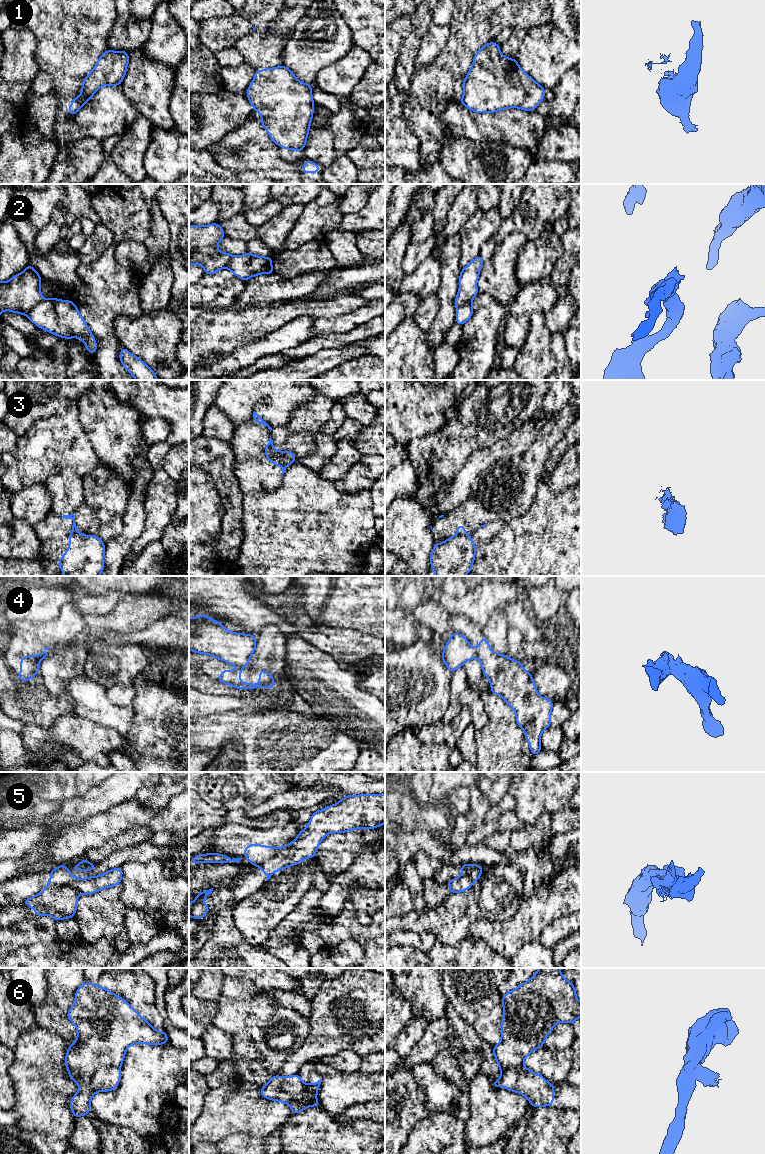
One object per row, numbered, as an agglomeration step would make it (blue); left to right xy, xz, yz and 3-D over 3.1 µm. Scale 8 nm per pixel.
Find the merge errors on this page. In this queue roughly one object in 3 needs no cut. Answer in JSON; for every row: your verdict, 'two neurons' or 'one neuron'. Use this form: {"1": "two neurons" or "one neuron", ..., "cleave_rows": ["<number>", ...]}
{"1": "two neurons", "2": "two neurons", "3": "two neurons", "4": "two neurons", "5": "one neuron", "6": "two neurons", "cleave_rows": ["1", "2", "3", "4", "6"]}

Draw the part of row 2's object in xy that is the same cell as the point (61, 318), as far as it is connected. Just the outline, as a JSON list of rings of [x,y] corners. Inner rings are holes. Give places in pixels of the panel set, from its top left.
[[[56,297],[43,299],[31,309],[27,317],[37,327],[53,335],[65,339],[80,338],[90,354],[97,350],[96,340],[73,301]]]

